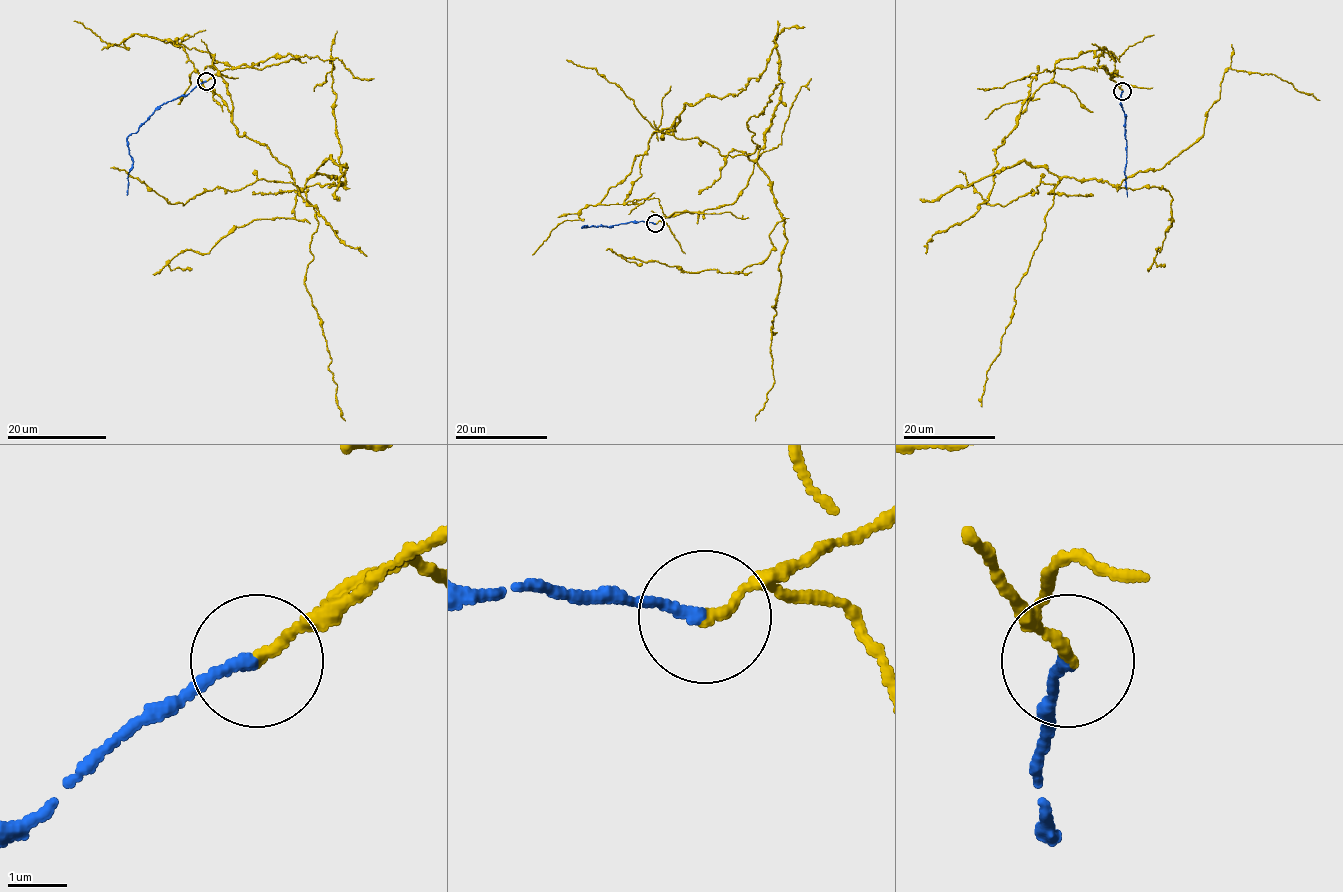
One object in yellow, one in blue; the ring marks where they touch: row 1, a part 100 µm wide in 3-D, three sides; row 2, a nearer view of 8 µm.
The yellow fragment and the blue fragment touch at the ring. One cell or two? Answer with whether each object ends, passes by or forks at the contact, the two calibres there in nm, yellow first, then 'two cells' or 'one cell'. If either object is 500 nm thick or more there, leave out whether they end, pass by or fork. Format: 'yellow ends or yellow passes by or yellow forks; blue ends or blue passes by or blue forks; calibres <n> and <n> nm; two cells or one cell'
yellow ends; blue ends; calibres 170 and 180 nm; two cells

